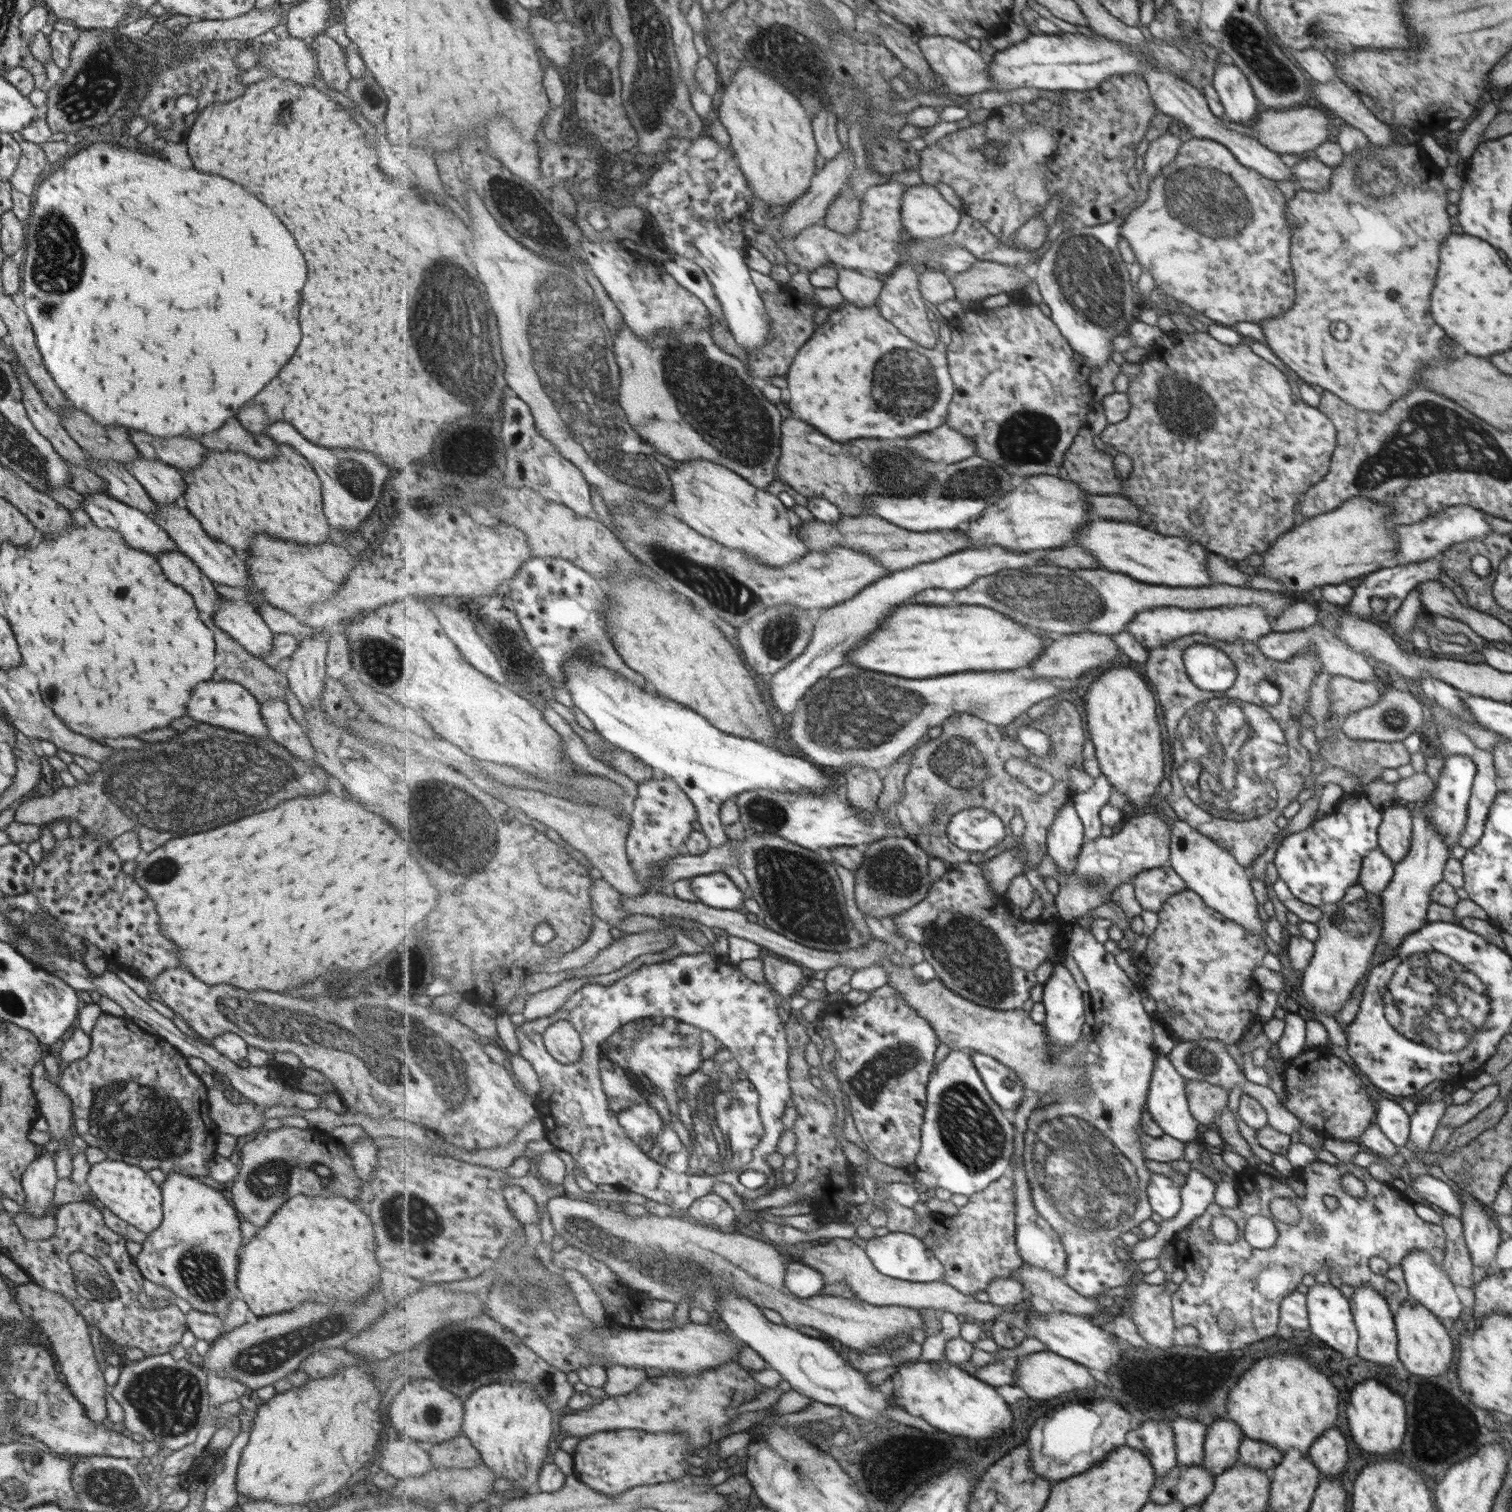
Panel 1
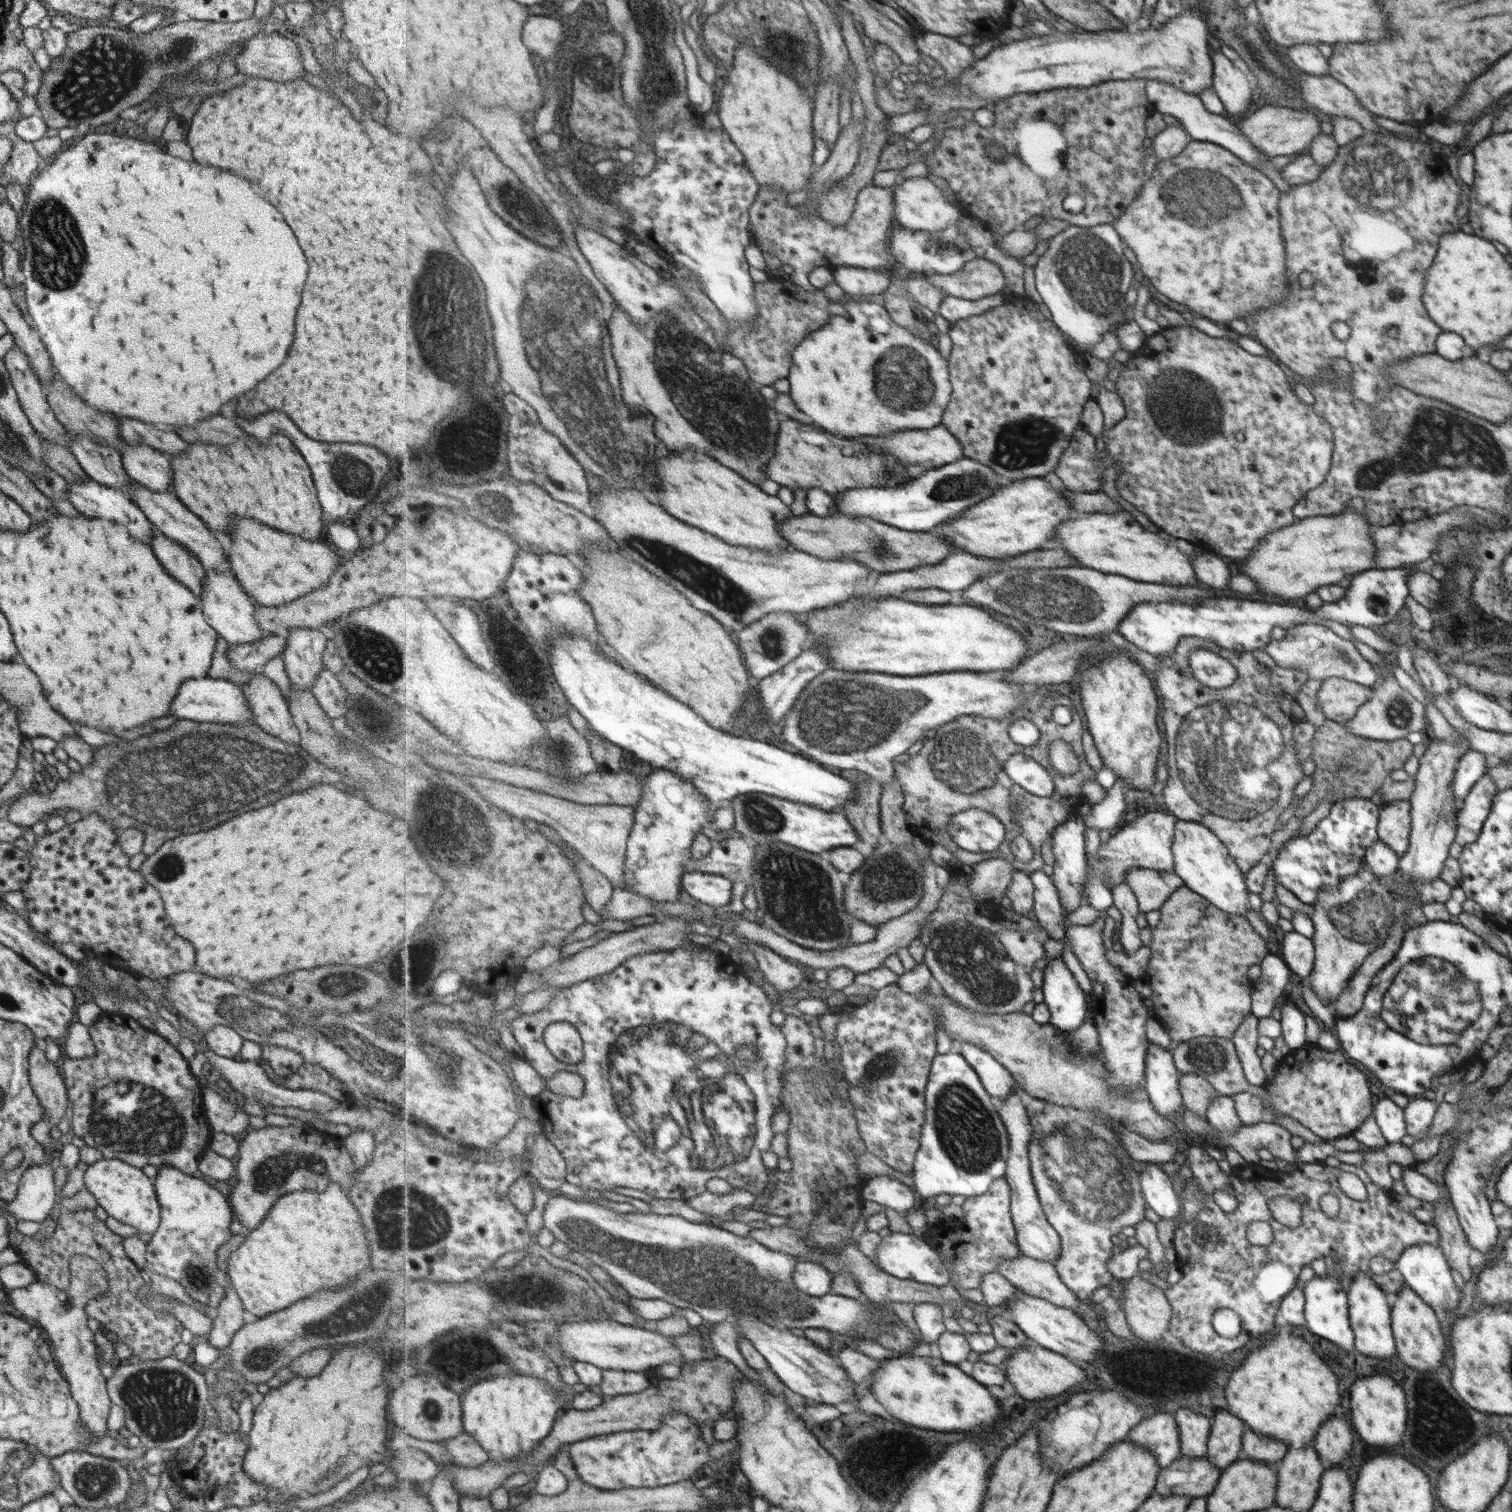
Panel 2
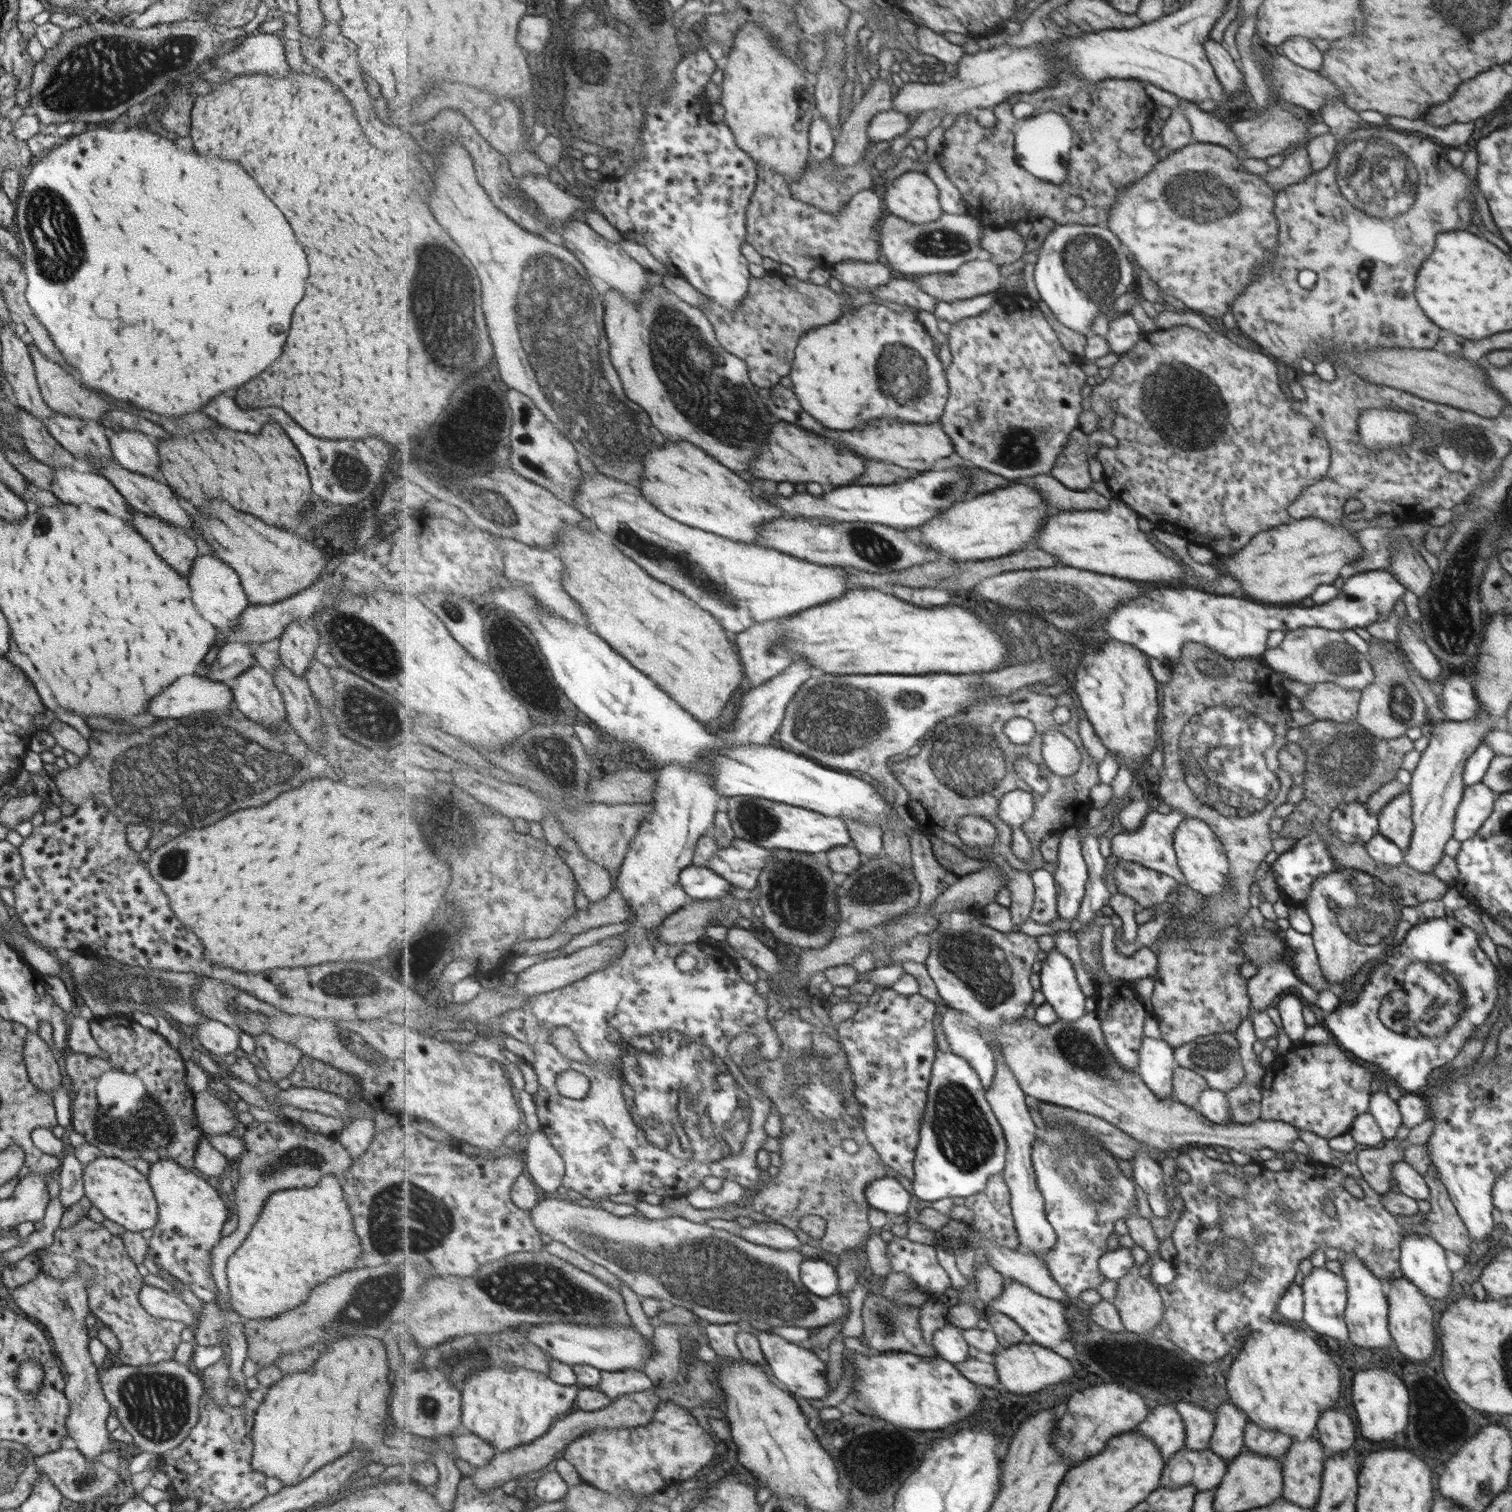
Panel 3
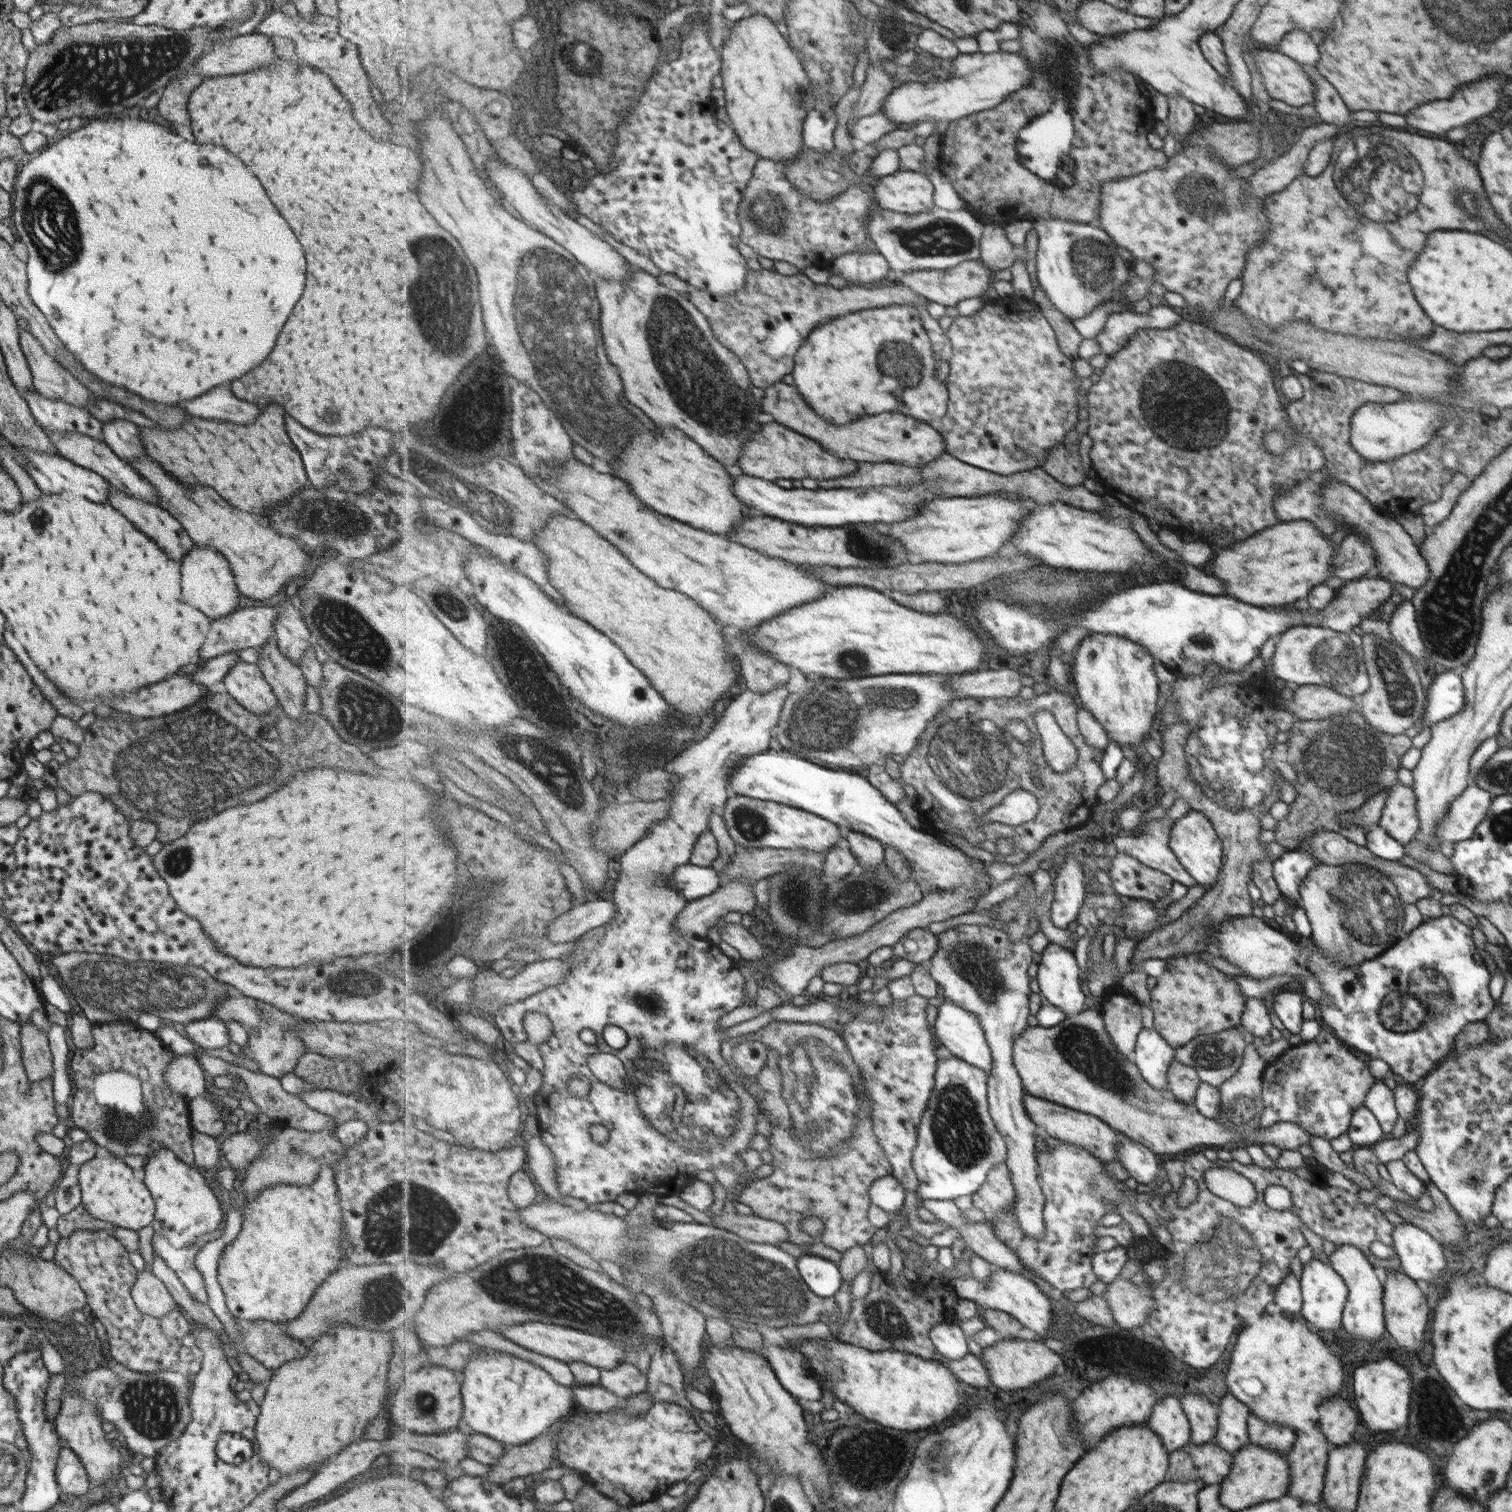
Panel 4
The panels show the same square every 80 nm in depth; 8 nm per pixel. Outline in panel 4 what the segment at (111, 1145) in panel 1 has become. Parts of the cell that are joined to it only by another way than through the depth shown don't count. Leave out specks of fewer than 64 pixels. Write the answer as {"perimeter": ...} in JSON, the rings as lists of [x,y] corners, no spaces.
{"perimeter":[[[132,1021],[92,1024],[93,1046],[89,1050],[76,1049],[69,1054],[68,1075],[73,1076],[73,1099],[69,1102],[69,1121],[83,1130],[91,1142],[105,1147],[110,1155],[137,1154],[146,1158],[161,1146],[172,1150],[185,1164],[194,1164],[191,1150],[191,1111],[180,1094],[173,1092],[164,1081],[165,1072],[175,1060],[169,1048],[151,1032]]]}

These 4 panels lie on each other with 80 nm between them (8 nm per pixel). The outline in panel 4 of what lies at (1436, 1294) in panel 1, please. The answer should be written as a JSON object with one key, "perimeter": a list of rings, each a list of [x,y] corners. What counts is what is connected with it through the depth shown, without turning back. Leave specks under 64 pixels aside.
{"perimeter":[[[1412,1223],[1392,1227],[1392,1248],[1399,1258],[1400,1270],[1409,1278],[1423,1282],[1438,1282],[1445,1270],[1443,1246]]]}

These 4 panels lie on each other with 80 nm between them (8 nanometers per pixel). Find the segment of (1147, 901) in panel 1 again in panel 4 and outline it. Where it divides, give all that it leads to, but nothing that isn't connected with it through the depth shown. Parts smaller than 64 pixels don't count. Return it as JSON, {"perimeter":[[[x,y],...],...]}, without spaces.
{"perimeter":[[[1116,853],[1110,859],[1111,866],[1107,870],[1109,880],[1111,880],[1110,891],[1129,899],[1147,899],[1152,903],[1162,898],[1165,894],[1169,895],[1169,888],[1171,888],[1173,880],[1168,874],[1155,870],[1153,867],[1145,866],[1145,863],[1125,853]]]}

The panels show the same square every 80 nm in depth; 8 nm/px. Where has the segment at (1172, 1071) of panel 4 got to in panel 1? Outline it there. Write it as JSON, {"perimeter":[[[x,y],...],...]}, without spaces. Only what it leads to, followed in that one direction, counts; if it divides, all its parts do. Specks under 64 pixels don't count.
{"perimeter":[[[1185,1081],[1184,1095],[1188,1111],[1201,1125],[1208,1125],[1217,1120],[1226,1106],[1228,1091],[1205,1081]]]}

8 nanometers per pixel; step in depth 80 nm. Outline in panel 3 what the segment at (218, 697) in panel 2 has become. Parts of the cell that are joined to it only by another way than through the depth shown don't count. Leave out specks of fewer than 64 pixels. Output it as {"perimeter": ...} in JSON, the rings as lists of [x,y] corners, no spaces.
{"perimeter":[[[183,675],[177,680],[173,680],[171,686],[167,686],[161,694],[153,696],[147,704],[147,712],[157,718],[183,718],[189,715],[213,716],[228,713],[236,702],[232,698],[230,688],[222,681],[213,682],[201,675]]]}

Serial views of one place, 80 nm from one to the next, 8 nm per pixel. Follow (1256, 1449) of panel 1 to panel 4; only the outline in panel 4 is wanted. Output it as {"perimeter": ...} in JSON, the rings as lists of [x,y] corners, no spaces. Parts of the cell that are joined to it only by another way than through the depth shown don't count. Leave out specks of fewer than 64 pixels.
{"perimeter":[[[1249,1412],[1246,1418],[1248,1442],[1266,1449],[1287,1453],[1295,1442],[1296,1433],[1288,1426],[1268,1423]]]}

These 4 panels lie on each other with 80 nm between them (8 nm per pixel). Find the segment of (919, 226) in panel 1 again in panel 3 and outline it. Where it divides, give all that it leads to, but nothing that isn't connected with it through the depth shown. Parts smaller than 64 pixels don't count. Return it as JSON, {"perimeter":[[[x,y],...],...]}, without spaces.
{"perimeter":[[[907,172],[890,183],[884,183],[882,193],[891,213],[914,222],[917,226],[933,221],[939,221],[944,216],[941,202],[939,202],[939,187],[933,184],[933,179],[920,172]]]}

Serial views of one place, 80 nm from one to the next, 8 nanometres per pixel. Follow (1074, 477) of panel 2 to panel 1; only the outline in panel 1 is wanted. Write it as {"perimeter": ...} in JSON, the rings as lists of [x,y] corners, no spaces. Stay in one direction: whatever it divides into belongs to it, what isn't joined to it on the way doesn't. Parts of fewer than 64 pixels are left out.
{"perimeter":[[[1086,428],[1076,434],[1074,441],[1068,446],[1064,456],[1064,462],[1056,471],[1057,475],[1071,482],[1077,482],[1081,490],[1087,491],[1089,495],[1113,495],[1120,496],[1120,482],[1122,479],[1116,477],[1112,463],[1113,453],[1100,446],[1097,438]]]}

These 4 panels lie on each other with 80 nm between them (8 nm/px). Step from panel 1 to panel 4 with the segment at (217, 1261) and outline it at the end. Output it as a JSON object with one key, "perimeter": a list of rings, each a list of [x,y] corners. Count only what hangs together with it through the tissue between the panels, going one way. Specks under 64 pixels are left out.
{"perimeter":[[[165,1147],[154,1150],[145,1158],[142,1169],[144,1172],[142,1183],[154,1202],[154,1217],[150,1222],[153,1229],[150,1243],[153,1252],[166,1262],[165,1266],[177,1276],[195,1302],[206,1304],[207,1295],[203,1279],[193,1263],[193,1257],[199,1251],[194,1242],[201,1234],[219,1228],[224,1209],[219,1205],[213,1191],[209,1189],[204,1174],[195,1171],[192,1165],[181,1162],[172,1150]]]}

